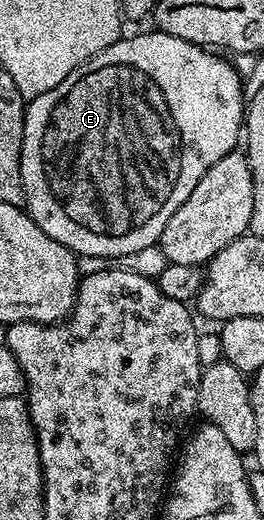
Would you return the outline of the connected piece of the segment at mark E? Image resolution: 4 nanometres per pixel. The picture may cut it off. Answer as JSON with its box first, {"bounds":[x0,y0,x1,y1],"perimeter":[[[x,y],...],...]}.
{"bounds":[20,31,244,258],"perimeter":[[[157,31],[138,33],[135,37],[126,35],[116,43],[112,43],[104,51],[97,53],[92,59],[85,61],[80,67],[76,67],[76,71],[72,71],[72,75],[68,75],[68,79],[64,79],[64,83],[60,83],[60,87],[52,87],[52,91],[44,91],[44,95],[29,98],[26,107],[26,118],[24,119],[24,143],[22,144],[22,154],[20,155],[20,175],[22,176],[22,190],[26,196],[24,208],[36,223],[36,227],[40,227],[40,231],[44,231],[44,235],[48,235],[56,243],[60,243],[64,247],[71,249],[79,258],[88,256],[118,258],[120,256],[132,255],[133,252],[141,251],[144,247],[158,245],[162,240],[162,232],[168,223],[168,219],[172,219],[172,215],[176,215],[176,207],[180,207],[180,203],[184,203],[184,199],[188,199],[188,195],[192,195],[192,187],[196,187],[196,183],[200,183],[204,171],[208,171],[208,167],[212,167],[212,163],[224,159],[224,155],[235,152],[239,148],[240,138],[244,133],[243,78],[240,76],[238,70],[234,68],[233,64],[229,60],[225,61],[225,59],[227,60],[225,56],[215,55],[209,48],[201,45],[193,45],[184,39],[176,39],[176,35],[168,35],[167,33],[159,33]]]}

